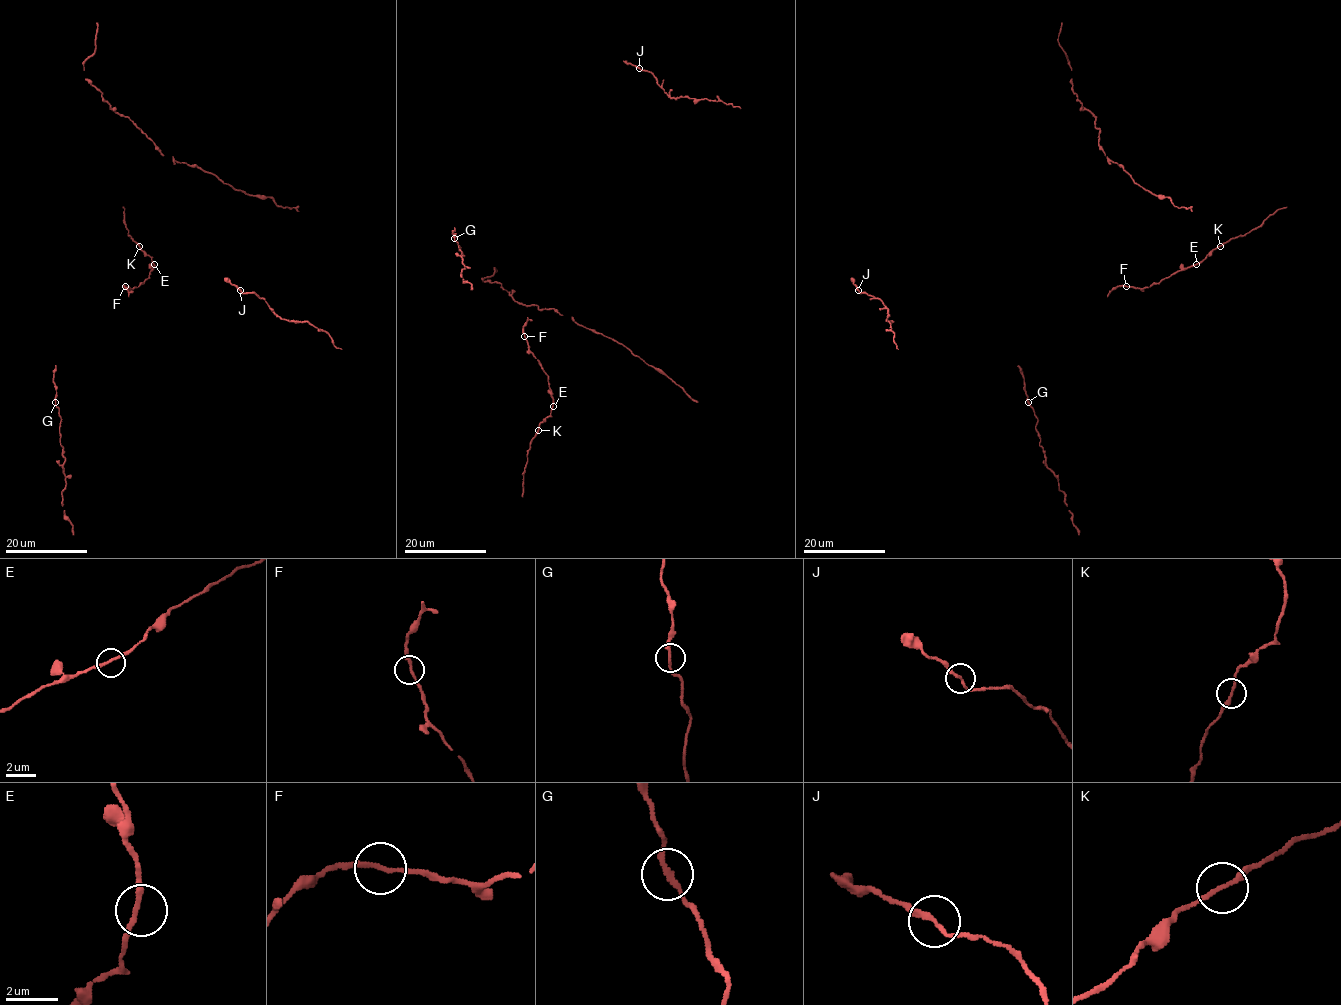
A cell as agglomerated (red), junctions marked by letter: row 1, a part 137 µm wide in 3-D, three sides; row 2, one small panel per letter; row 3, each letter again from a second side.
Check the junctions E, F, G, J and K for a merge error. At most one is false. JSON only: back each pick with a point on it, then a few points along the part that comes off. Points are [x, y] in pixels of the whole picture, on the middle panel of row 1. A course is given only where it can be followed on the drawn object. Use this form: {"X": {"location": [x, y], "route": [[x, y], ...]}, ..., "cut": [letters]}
{"cut": []}

